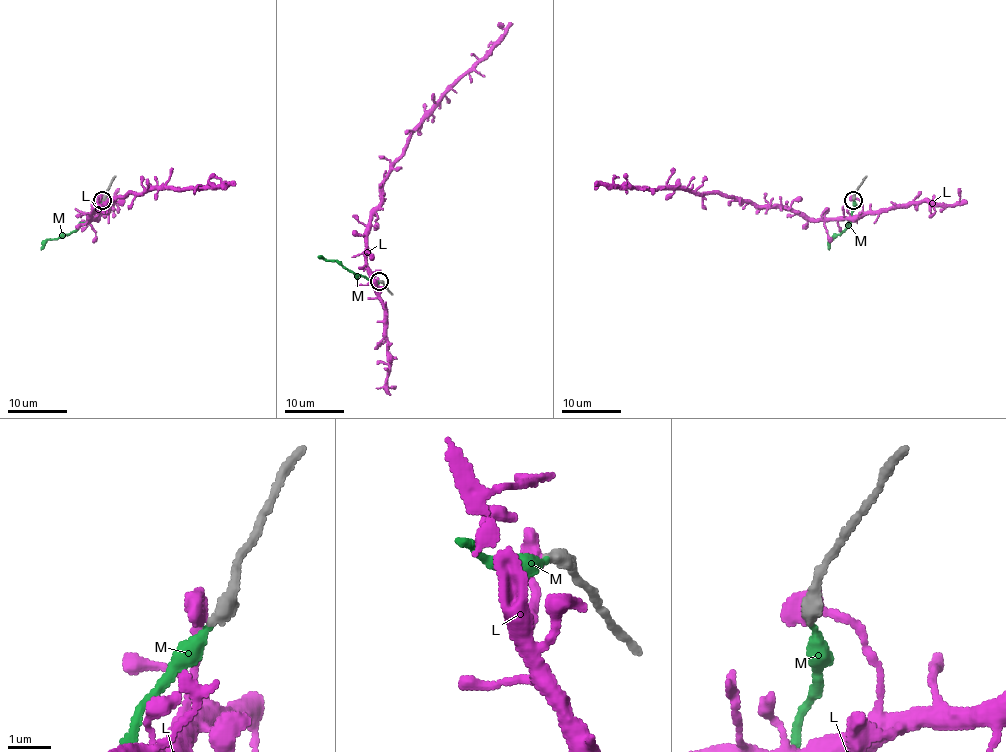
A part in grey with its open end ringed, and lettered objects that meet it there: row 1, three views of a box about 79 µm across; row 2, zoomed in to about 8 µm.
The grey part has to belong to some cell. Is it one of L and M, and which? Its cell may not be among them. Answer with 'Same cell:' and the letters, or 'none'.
Same cell: M

